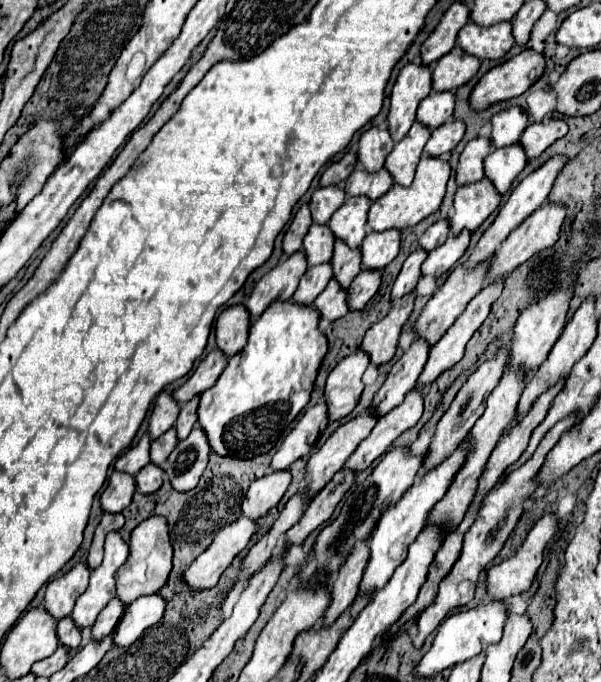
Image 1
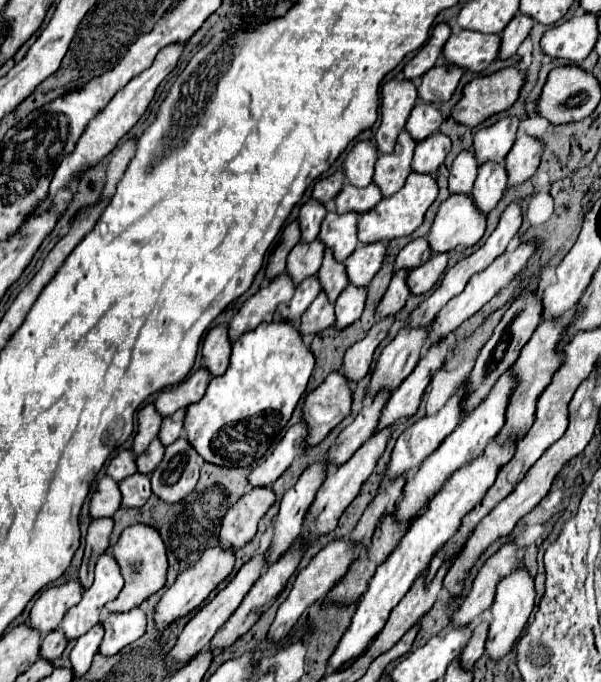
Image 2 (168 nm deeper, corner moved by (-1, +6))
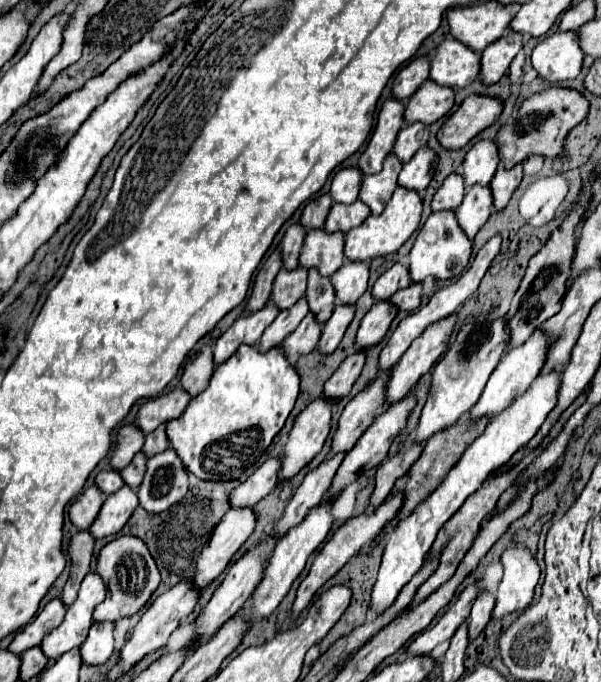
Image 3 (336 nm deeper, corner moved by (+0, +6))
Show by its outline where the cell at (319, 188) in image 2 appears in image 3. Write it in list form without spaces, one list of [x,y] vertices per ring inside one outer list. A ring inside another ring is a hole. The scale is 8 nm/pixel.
[[[324,194],[320,196],[318,200],[312,200],[306,204],[306,208],[302,210],[302,218],[300,218],[300,224],[306,226],[308,230],[314,230],[314,228],[322,228],[324,226],[324,220],[326,220],[326,214],[330,210],[332,202],[330,202],[330,196]]]

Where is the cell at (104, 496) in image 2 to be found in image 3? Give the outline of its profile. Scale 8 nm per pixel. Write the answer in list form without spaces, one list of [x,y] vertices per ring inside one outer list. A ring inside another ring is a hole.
[[[90,486],[88,490],[84,490],[68,508],[68,516],[70,522],[78,528],[78,530],[86,530],[90,528],[90,522],[94,522],[94,518],[98,516],[98,510],[102,506],[104,498],[98,494],[98,490],[94,490],[94,486]]]

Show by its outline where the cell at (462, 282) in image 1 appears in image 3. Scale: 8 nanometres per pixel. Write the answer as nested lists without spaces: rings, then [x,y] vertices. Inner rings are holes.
[[[382,374],[378,380],[368,384],[366,390],[362,390],[356,398],[352,398],[338,422],[338,428],[332,436],[332,454],[346,454],[354,448],[358,438],[364,434],[364,430],[372,424],[374,416],[382,410],[384,404],[384,390],[388,382],[388,374]]]

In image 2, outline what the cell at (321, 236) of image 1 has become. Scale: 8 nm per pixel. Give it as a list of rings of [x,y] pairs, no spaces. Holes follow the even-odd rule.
[[[319,238],[313,242],[299,242],[291,250],[291,254],[287,258],[287,272],[291,274],[295,284],[299,284],[301,278],[317,274],[321,262],[323,262],[323,252],[325,252],[325,248]]]

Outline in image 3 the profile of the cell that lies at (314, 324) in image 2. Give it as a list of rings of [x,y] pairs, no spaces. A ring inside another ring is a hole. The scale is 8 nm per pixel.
[[[310,314],[300,322],[300,326],[282,342],[282,352],[286,354],[286,358],[292,356],[304,356],[310,354],[320,338],[322,326],[318,326],[318,322],[314,322],[314,318],[310,318]]]

